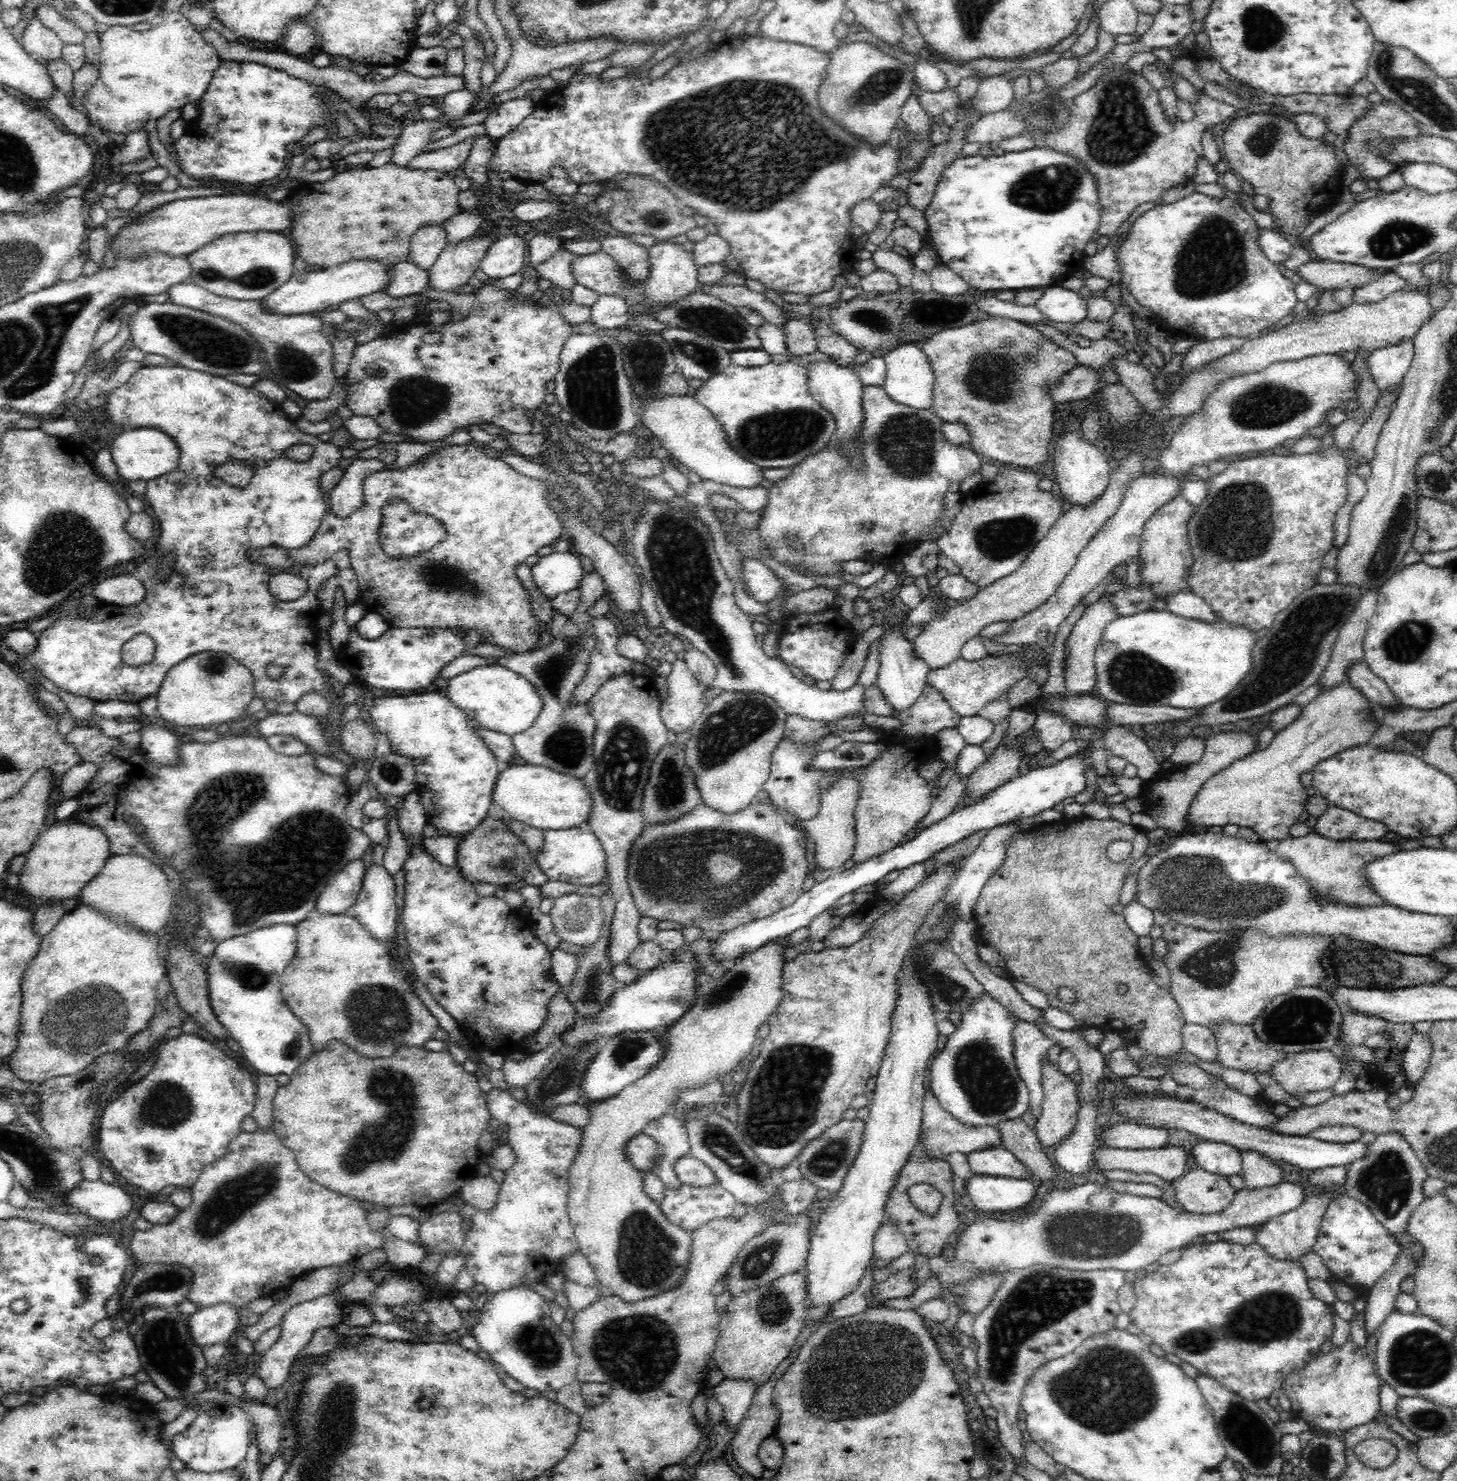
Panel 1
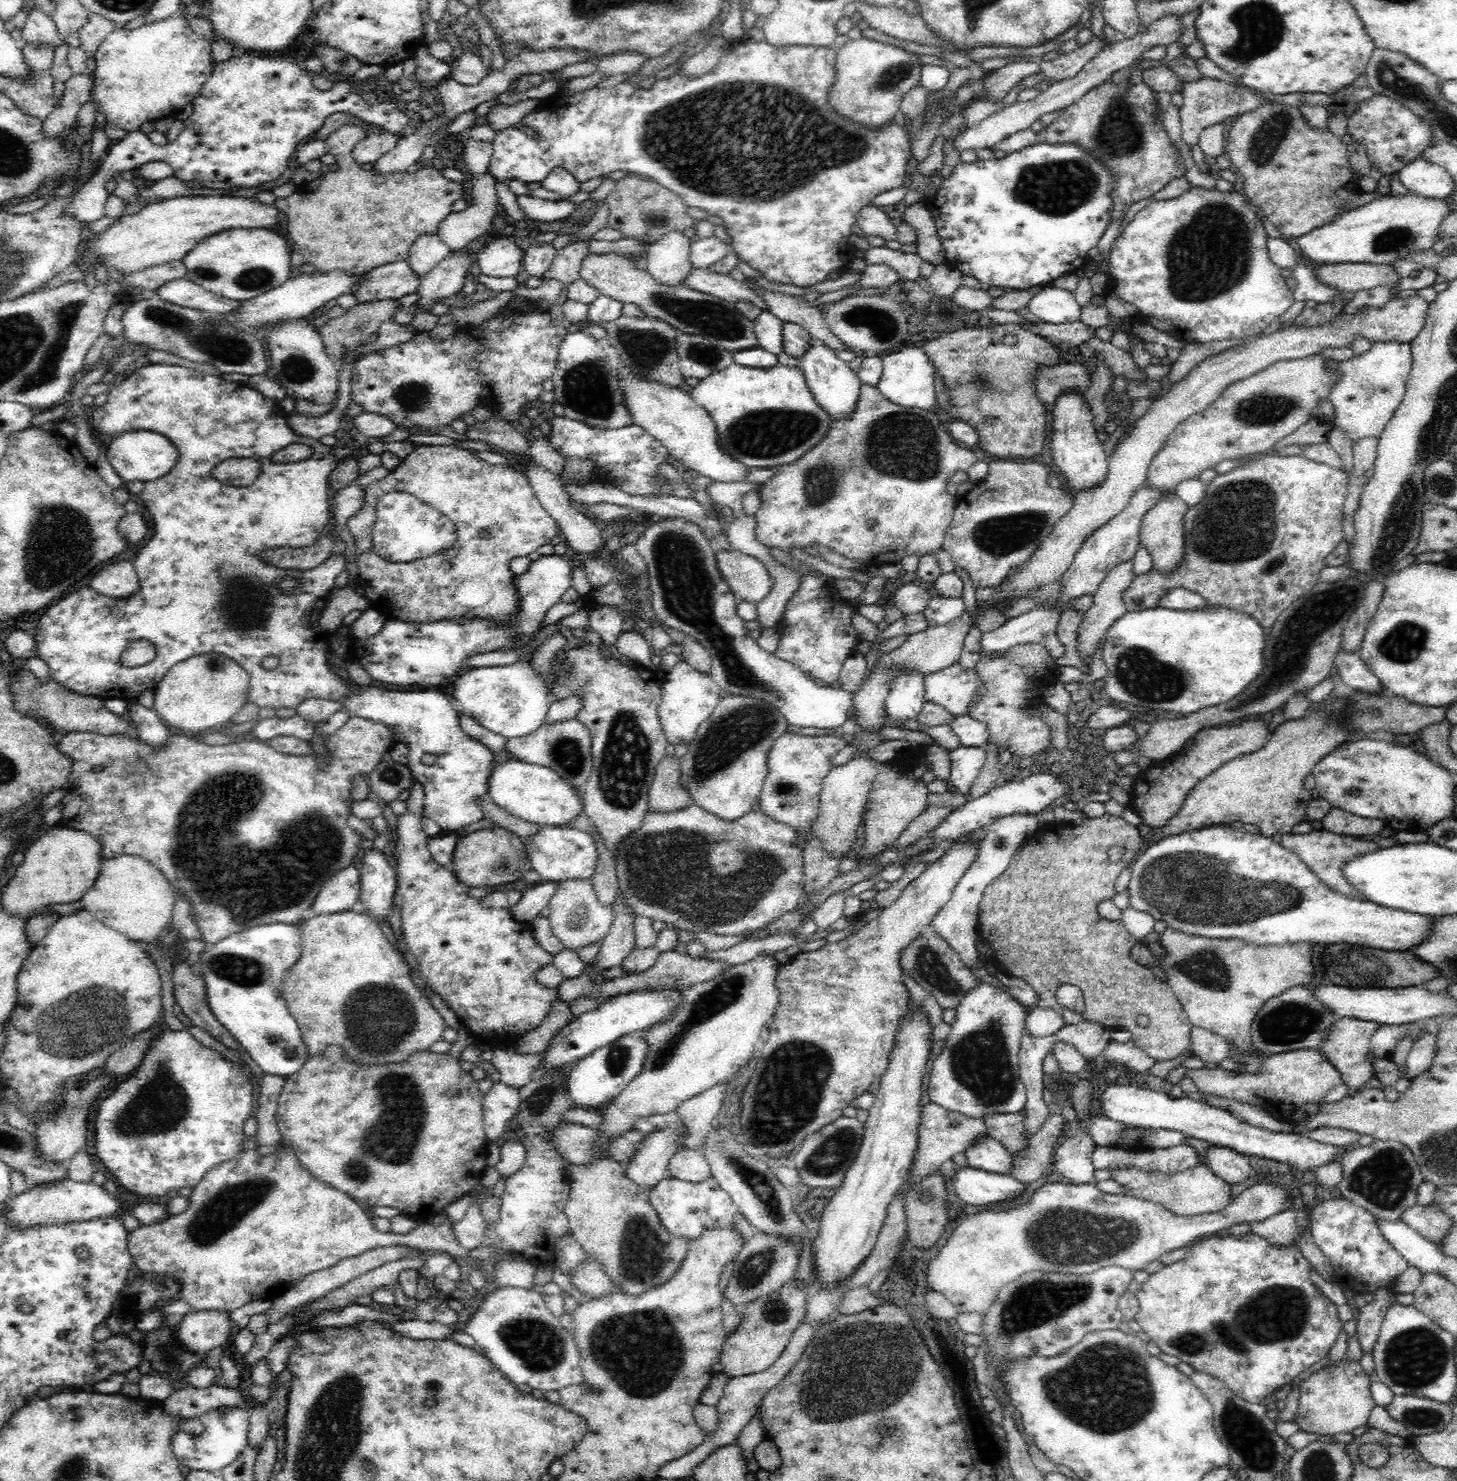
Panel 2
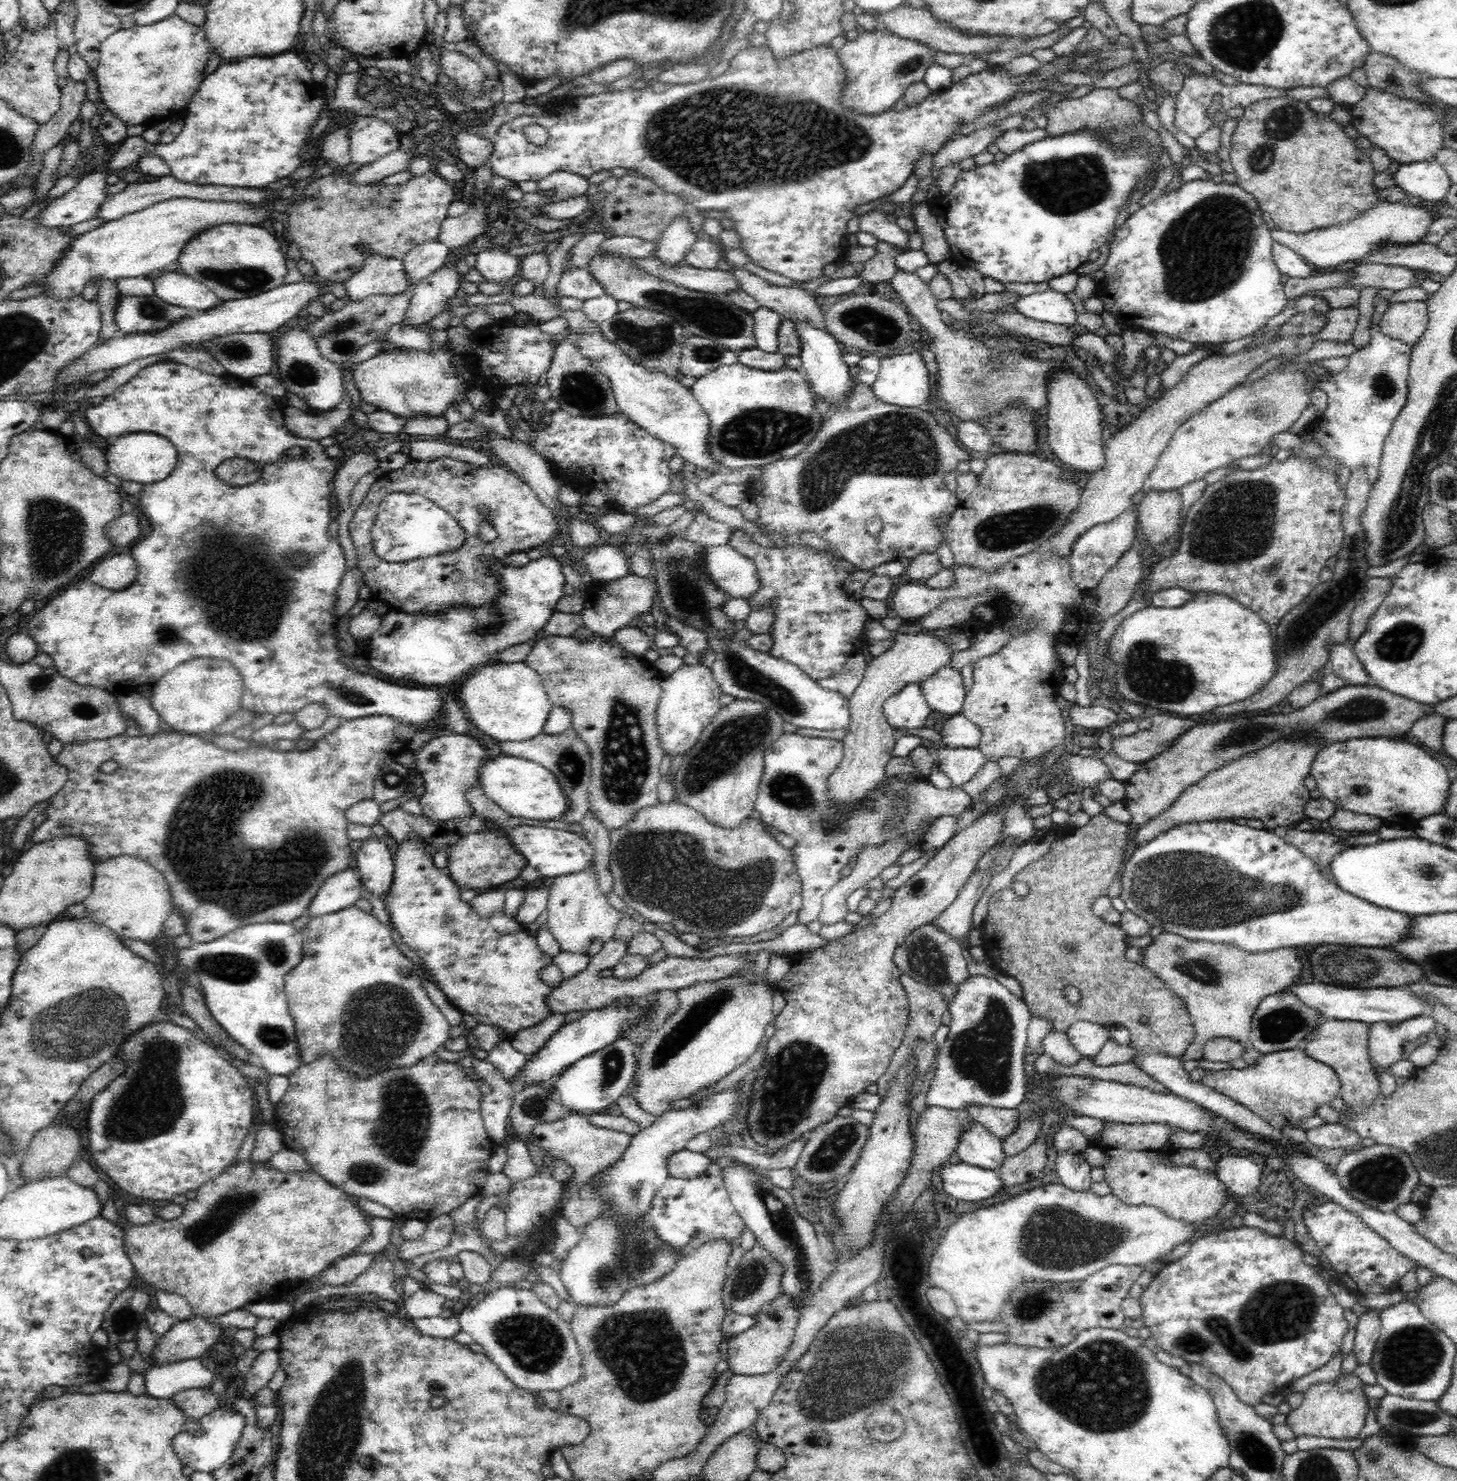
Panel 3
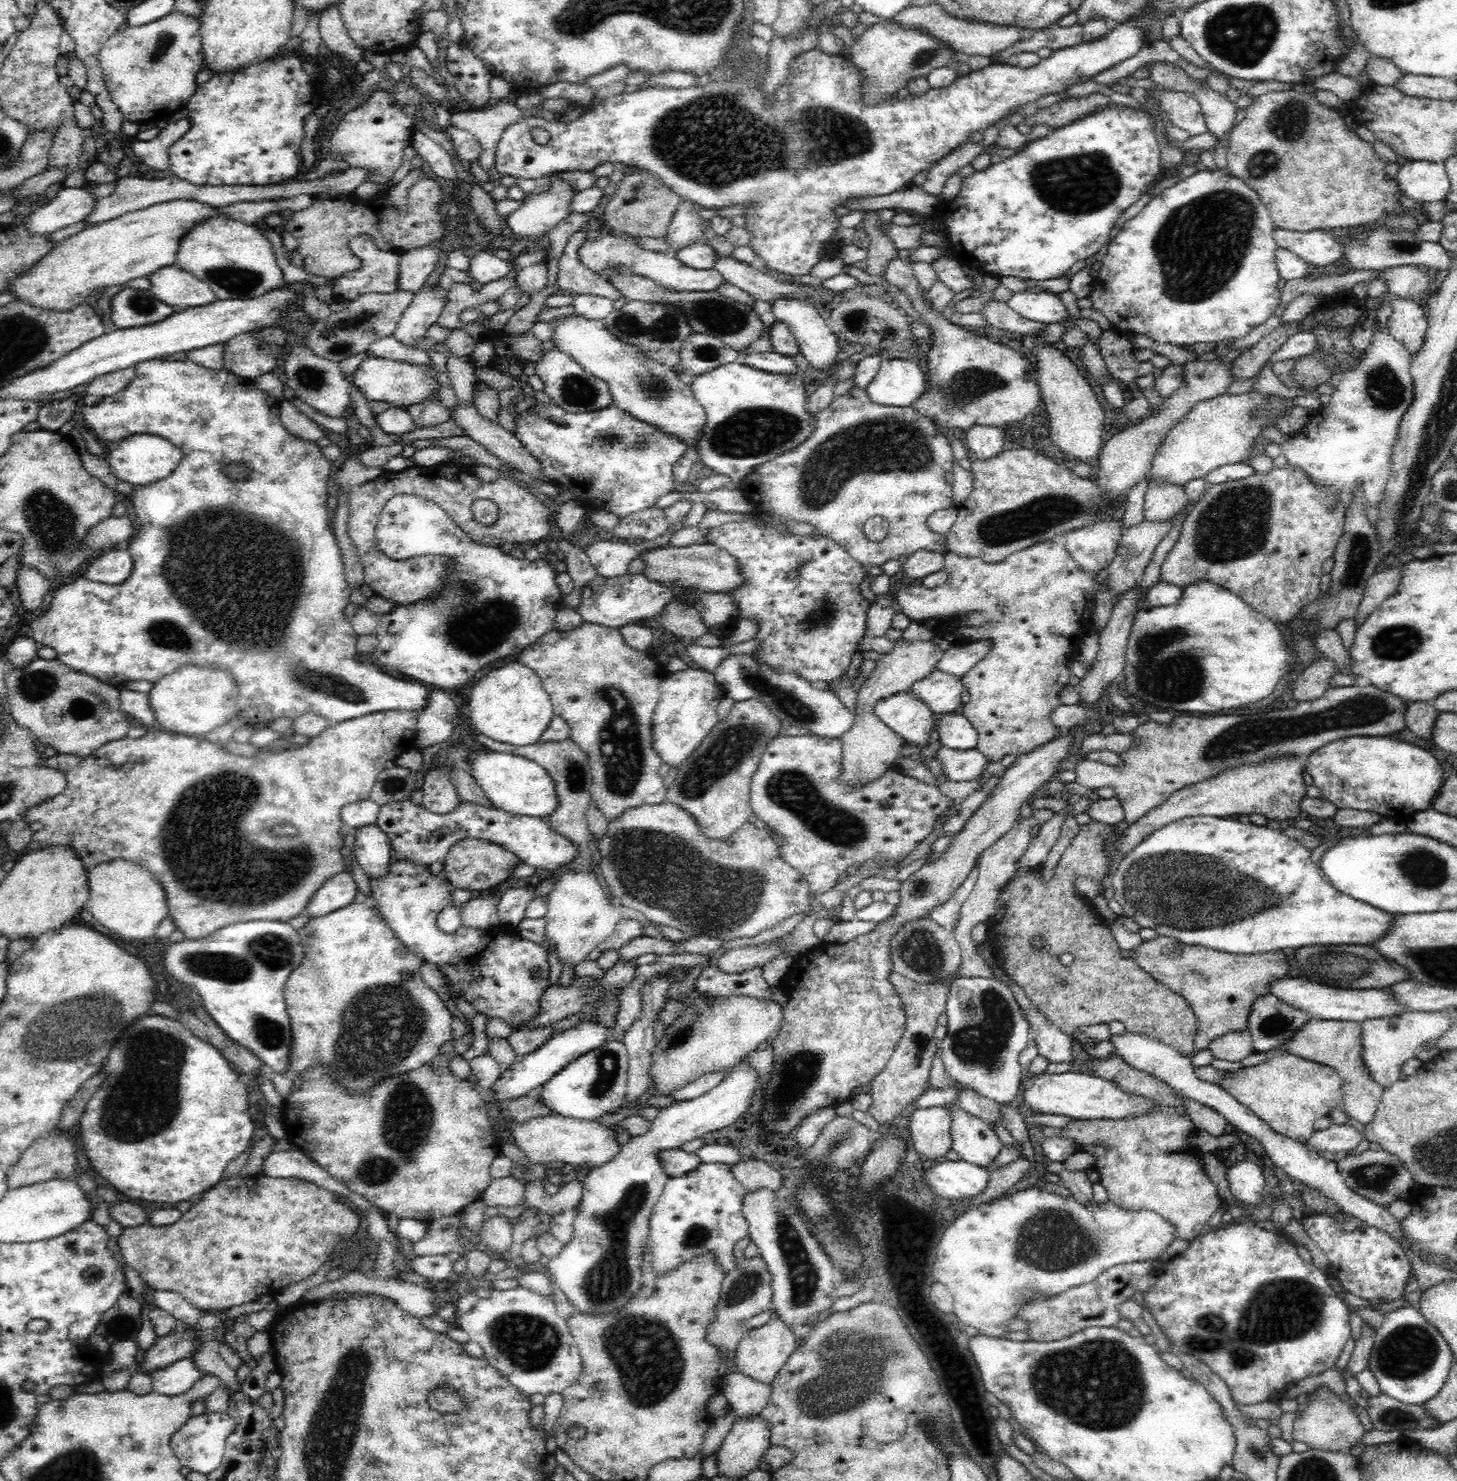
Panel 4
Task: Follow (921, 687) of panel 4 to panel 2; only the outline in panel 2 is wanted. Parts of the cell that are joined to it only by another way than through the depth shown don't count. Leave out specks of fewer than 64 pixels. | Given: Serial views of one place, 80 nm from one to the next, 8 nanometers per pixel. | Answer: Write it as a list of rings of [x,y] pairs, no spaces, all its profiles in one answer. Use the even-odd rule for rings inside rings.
[[[959,663],[947,666],[924,677],[925,701],[942,706],[953,717],[967,715],[969,705],[975,700],[981,681],[972,669],[964,671]]]

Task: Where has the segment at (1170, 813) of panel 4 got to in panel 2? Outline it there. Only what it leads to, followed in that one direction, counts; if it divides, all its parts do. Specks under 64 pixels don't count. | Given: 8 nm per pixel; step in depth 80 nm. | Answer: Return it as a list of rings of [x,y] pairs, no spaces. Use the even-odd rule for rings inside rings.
[[[1332,694],[1328,699],[1311,706],[1303,719],[1285,721],[1270,737],[1270,742],[1261,750],[1230,760],[1212,774],[1208,774],[1186,794],[1178,813],[1162,827],[1153,828],[1150,840],[1181,834],[1191,829],[1202,829],[1213,825],[1228,826],[1232,822],[1252,823],[1260,828],[1264,836],[1274,836],[1278,833],[1283,836],[1291,834],[1293,826],[1307,820],[1306,806],[1313,799],[1310,791],[1304,787],[1304,778],[1312,772],[1313,767],[1327,756],[1336,746],[1353,740],[1345,726],[1341,726],[1339,717],[1347,708],[1345,700],[1338,694]]]

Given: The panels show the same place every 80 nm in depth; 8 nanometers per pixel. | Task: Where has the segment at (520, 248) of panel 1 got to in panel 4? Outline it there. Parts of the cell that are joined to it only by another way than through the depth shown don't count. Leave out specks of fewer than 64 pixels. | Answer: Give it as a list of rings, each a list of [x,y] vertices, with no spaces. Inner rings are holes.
[[[477,251],[476,255],[470,258],[470,266],[466,271],[477,286],[484,286],[492,281],[500,280],[513,268],[509,260],[496,258],[492,253]]]

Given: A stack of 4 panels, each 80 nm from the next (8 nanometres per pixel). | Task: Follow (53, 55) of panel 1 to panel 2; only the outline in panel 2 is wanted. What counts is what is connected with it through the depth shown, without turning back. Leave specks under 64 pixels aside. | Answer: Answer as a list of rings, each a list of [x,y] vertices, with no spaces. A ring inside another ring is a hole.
[[[36,3],[29,7],[24,26],[21,28],[21,38],[25,42],[43,42],[44,44],[53,44],[60,46],[60,37],[56,35],[56,25],[45,14]]]

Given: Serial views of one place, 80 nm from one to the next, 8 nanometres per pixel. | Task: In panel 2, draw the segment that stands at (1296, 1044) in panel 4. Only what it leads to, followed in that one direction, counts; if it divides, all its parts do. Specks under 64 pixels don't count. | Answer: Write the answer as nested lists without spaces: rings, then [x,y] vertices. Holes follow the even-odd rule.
[[[1352,1018],[1336,1019],[1330,1024],[1322,1042],[1316,1048],[1312,1048],[1314,1051],[1322,1053],[1322,1057],[1340,1073],[1342,1082],[1346,1083],[1347,1096],[1356,1096],[1358,1092],[1368,1089],[1366,1085],[1371,1078],[1374,1078],[1373,1063],[1369,1058],[1369,1048],[1372,1032],[1375,1028],[1378,1028],[1378,1023],[1375,1022]]]

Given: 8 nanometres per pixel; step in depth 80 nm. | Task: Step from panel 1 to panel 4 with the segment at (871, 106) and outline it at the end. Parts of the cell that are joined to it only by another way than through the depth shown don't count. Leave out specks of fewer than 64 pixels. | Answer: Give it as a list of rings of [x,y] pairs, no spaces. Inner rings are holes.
[[[881,20],[868,26],[855,43],[839,54],[850,58],[863,74],[863,102],[876,104],[896,95],[898,88],[906,86],[910,78],[928,76],[935,68],[954,66],[956,52],[951,46],[917,28],[905,28],[895,20]]]

